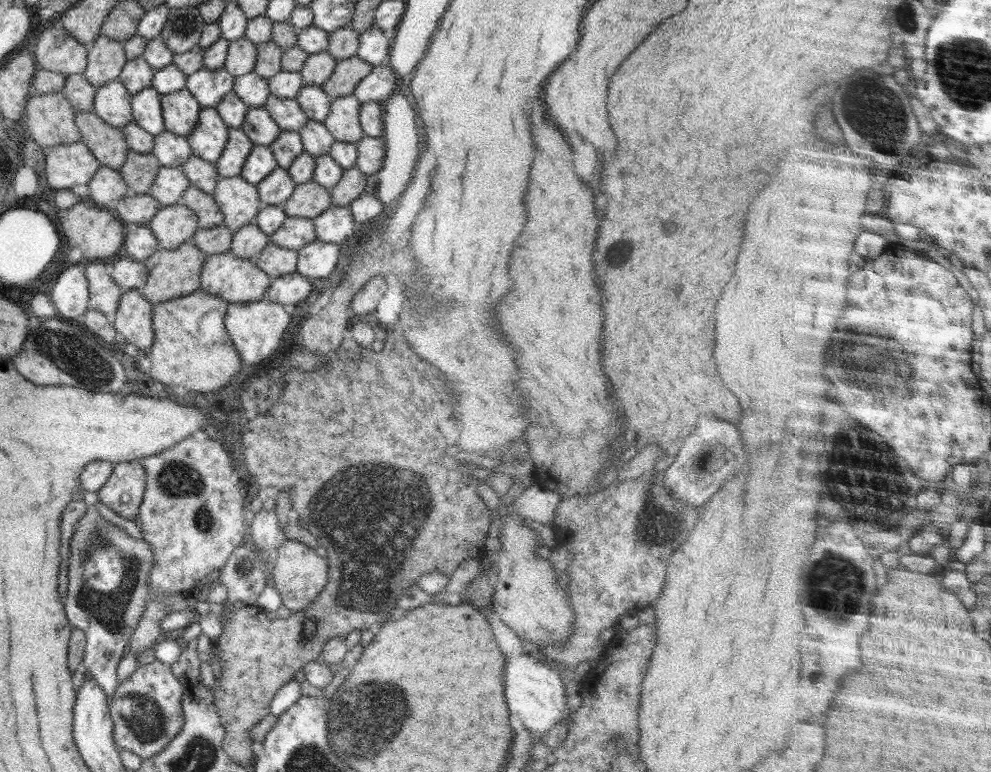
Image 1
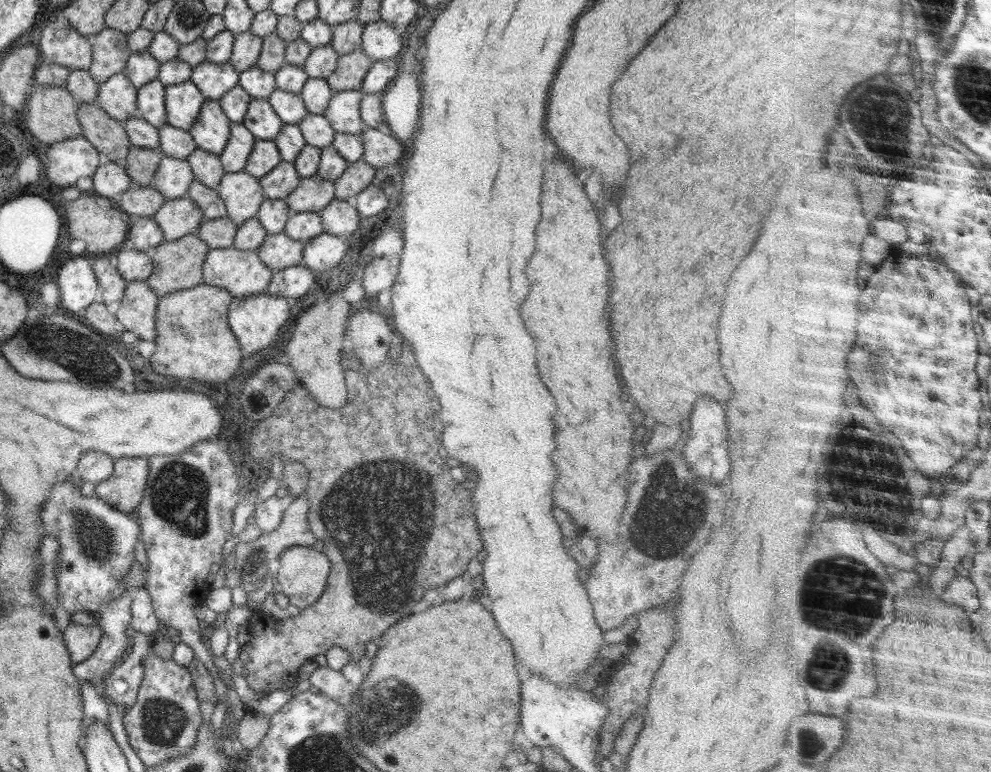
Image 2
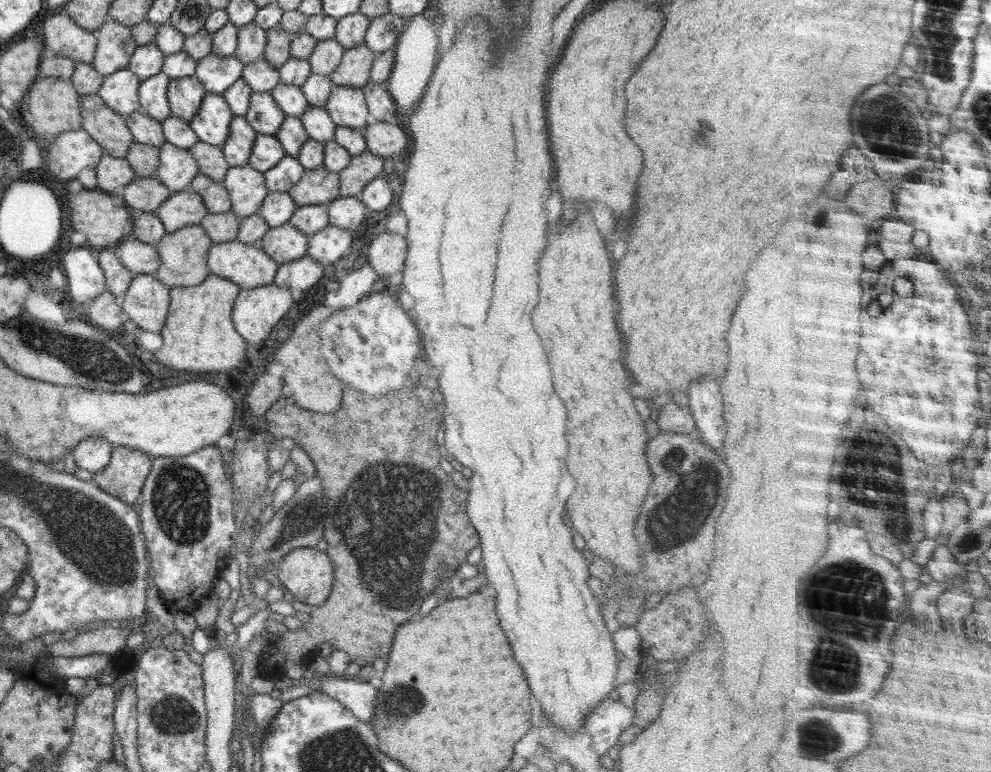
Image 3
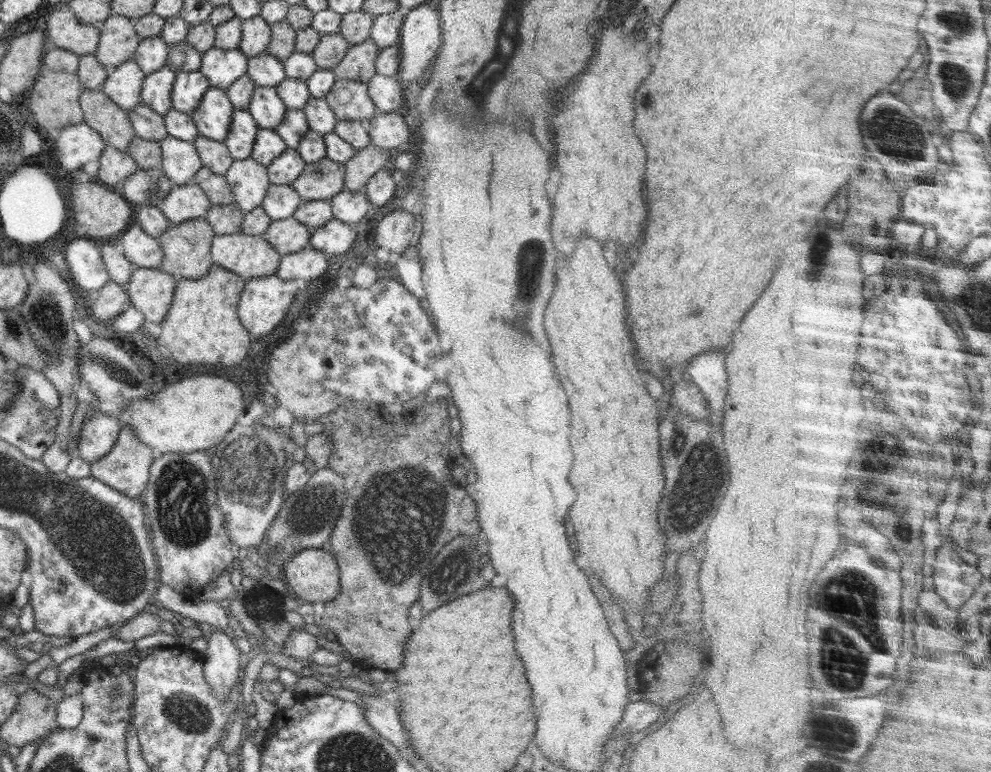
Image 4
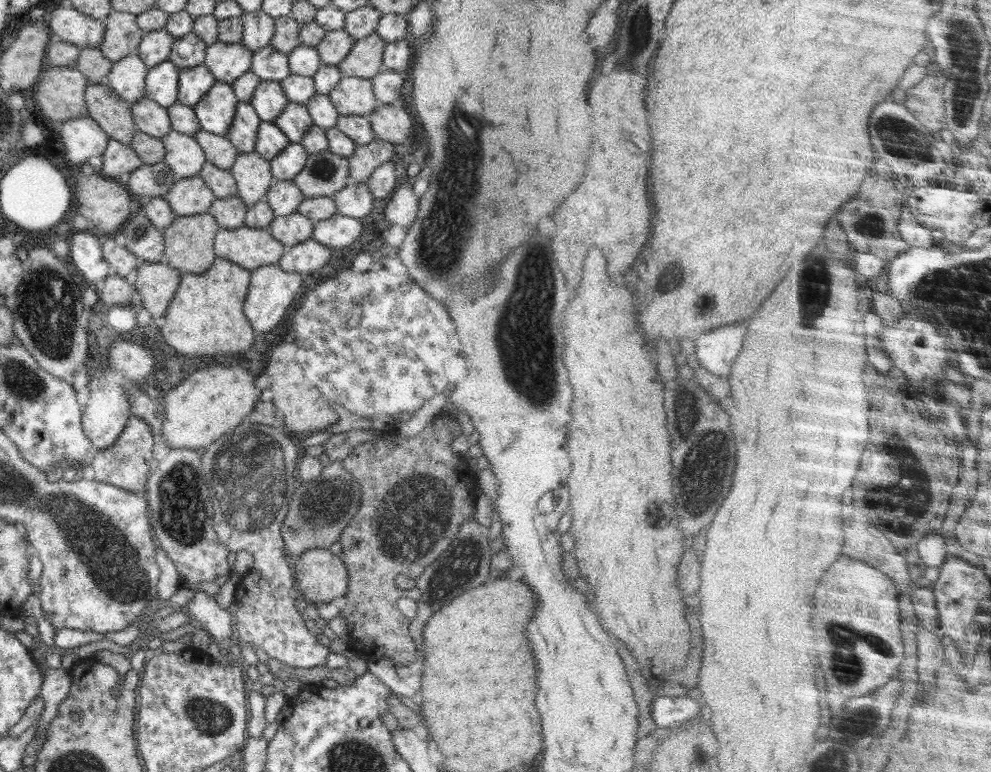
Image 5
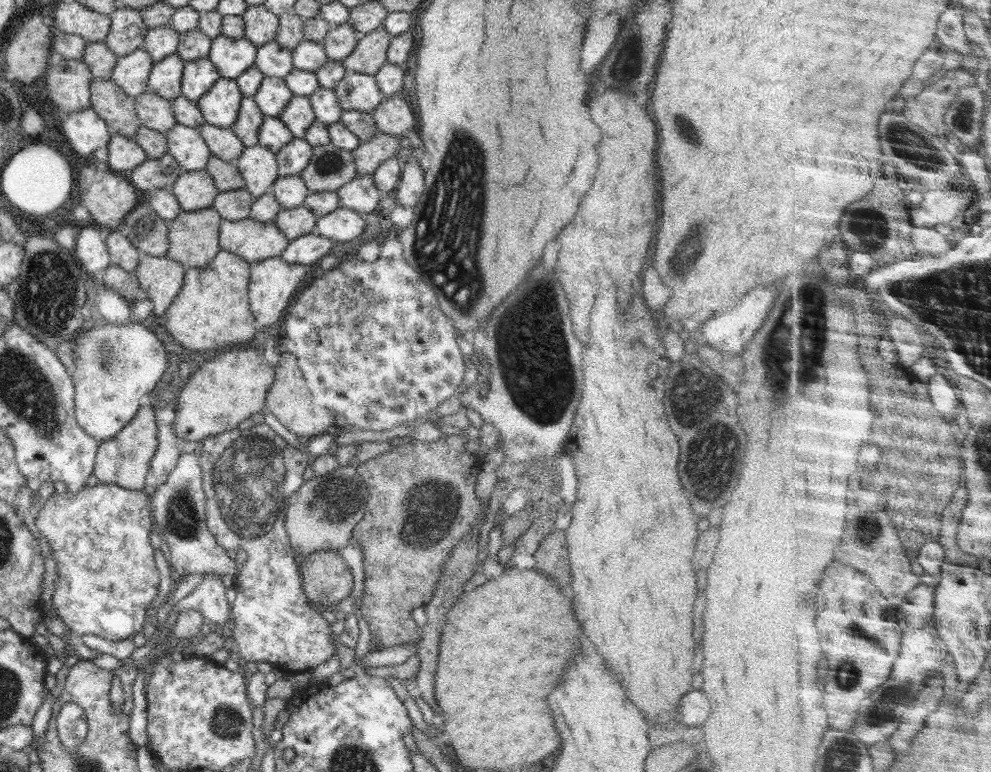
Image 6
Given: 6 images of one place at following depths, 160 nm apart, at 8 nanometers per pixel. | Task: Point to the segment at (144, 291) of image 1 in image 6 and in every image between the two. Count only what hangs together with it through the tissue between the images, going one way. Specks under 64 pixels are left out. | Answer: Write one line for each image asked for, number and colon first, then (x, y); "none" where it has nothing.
2: (178, 264)
3: (183, 254)
4: (186, 247)
5: (189, 241)
6: (193, 236)

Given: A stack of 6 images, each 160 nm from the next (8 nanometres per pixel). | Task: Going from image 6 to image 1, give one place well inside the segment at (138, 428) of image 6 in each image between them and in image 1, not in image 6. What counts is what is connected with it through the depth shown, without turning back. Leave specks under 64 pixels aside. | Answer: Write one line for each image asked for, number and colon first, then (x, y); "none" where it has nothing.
1: (123, 493)
2: (124, 488)
3: (124, 477)
4: (125, 468)
5: (125, 464)

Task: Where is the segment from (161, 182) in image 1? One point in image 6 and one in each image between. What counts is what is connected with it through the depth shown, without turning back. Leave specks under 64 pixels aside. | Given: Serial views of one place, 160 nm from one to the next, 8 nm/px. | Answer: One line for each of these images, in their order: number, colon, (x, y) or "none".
2: (173, 178)
3: (177, 168)
4: (180, 162)
5: (184, 156)
6: (185, 145)

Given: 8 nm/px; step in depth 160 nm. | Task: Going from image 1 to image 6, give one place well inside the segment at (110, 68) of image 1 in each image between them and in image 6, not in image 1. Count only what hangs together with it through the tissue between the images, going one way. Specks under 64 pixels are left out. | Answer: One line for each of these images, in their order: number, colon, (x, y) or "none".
2: (110, 51)
3: (115, 44)
4: (118, 40)
5: (122, 36)
6: (127, 31)

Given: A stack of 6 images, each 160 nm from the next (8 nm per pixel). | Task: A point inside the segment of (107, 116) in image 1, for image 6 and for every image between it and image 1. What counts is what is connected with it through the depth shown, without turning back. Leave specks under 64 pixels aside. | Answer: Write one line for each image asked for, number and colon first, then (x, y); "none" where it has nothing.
2: (117, 96)
3: (119, 90)
4: (123, 84)
5: (127, 76)
6: (131, 72)

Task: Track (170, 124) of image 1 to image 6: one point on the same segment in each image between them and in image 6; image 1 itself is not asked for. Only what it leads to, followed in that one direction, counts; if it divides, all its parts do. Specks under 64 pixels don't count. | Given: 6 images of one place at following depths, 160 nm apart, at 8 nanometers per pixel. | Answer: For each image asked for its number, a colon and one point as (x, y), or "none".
2: (183, 101)
3: (185, 95)
4: (188, 89)
5: (194, 83)
6: (199, 75)

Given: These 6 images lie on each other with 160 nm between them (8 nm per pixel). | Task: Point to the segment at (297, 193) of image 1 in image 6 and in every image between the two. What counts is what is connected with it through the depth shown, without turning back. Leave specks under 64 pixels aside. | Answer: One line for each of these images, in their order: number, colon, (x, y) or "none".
2: (313, 193)
3: (319, 186)
4: (322, 180)
5: (325, 174)
6: (330, 168)

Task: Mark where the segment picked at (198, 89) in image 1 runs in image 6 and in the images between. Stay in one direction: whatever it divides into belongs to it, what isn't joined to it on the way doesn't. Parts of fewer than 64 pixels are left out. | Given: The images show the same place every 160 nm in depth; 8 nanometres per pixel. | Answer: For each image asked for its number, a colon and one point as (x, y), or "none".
2: (213, 79)
3: (217, 73)
4: (221, 67)
5: (226, 62)
6: (232, 56)

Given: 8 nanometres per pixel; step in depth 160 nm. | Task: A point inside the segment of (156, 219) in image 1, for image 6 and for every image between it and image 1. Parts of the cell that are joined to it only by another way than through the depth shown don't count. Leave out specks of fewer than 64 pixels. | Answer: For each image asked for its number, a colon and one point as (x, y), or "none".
2: (176, 218)
3: (183, 208)
4: (185, 202)
5: (189, 196)
6: (195, 190)

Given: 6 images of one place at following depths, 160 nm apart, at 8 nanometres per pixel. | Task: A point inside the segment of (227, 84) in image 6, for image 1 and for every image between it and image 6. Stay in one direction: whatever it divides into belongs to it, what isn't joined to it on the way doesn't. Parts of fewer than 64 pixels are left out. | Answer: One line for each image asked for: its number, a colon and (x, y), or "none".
1: (209, 137)
2: (210, 131)
3: (211, 123)
4: (212, 117)
5: (215, 110)

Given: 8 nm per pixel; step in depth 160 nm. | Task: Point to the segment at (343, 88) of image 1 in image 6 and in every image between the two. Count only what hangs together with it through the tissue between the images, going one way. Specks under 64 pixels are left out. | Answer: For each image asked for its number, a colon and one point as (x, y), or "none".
2: (351, 69)
3: (354, 70)
4: (358, 64)
5: (365, 59)
6: (370, 54)

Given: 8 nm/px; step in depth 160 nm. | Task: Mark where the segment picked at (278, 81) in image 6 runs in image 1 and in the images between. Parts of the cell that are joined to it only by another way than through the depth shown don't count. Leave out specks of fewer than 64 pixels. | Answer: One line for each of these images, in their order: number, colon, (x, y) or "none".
1: (258, 125)
2: (261, 119)
3: (264, 115)
4: (266, 107)
5: (268, 100)

